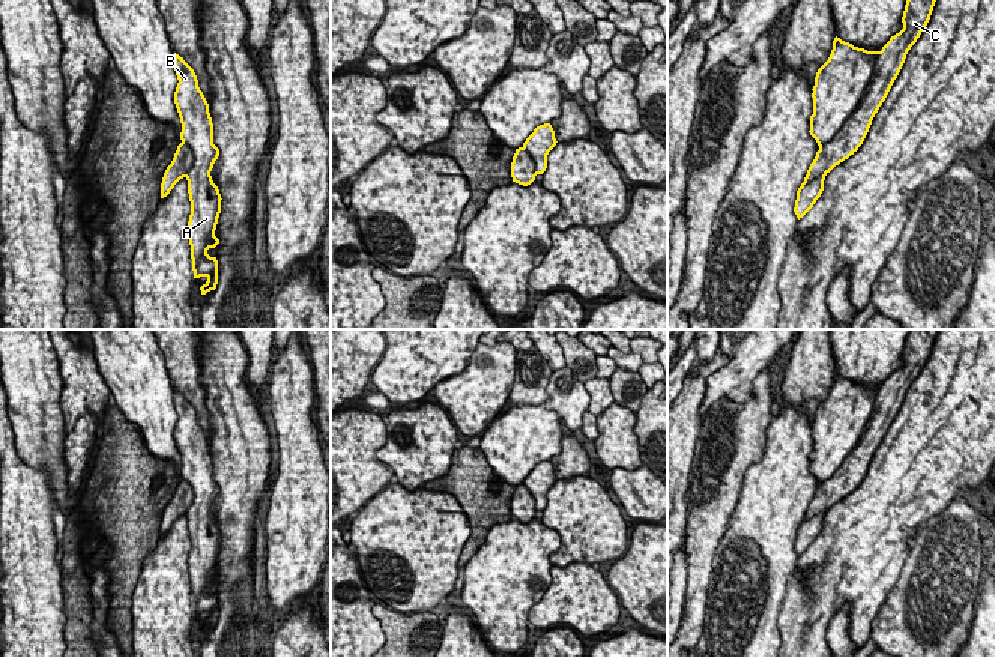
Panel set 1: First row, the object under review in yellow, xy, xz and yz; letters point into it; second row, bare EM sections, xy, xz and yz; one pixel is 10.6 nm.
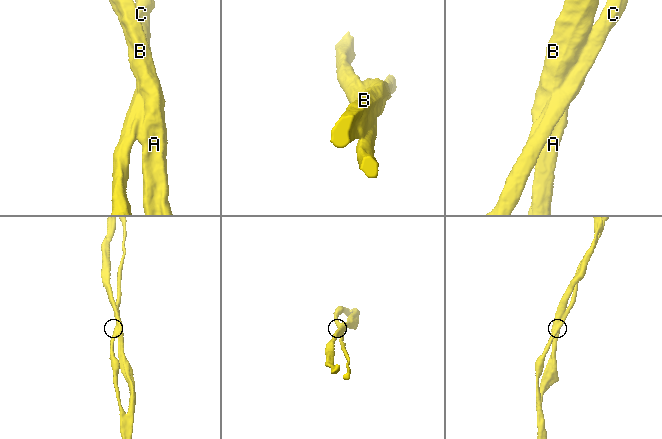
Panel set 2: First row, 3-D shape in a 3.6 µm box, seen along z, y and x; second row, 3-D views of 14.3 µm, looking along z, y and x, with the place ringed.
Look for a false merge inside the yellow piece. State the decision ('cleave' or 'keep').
cleave

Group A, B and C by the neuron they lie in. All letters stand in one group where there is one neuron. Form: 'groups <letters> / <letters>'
groups A B / C

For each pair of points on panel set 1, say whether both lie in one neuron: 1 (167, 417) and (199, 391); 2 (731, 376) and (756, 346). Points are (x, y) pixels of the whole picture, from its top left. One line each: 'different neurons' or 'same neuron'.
1: different neurons
2: same neuron

